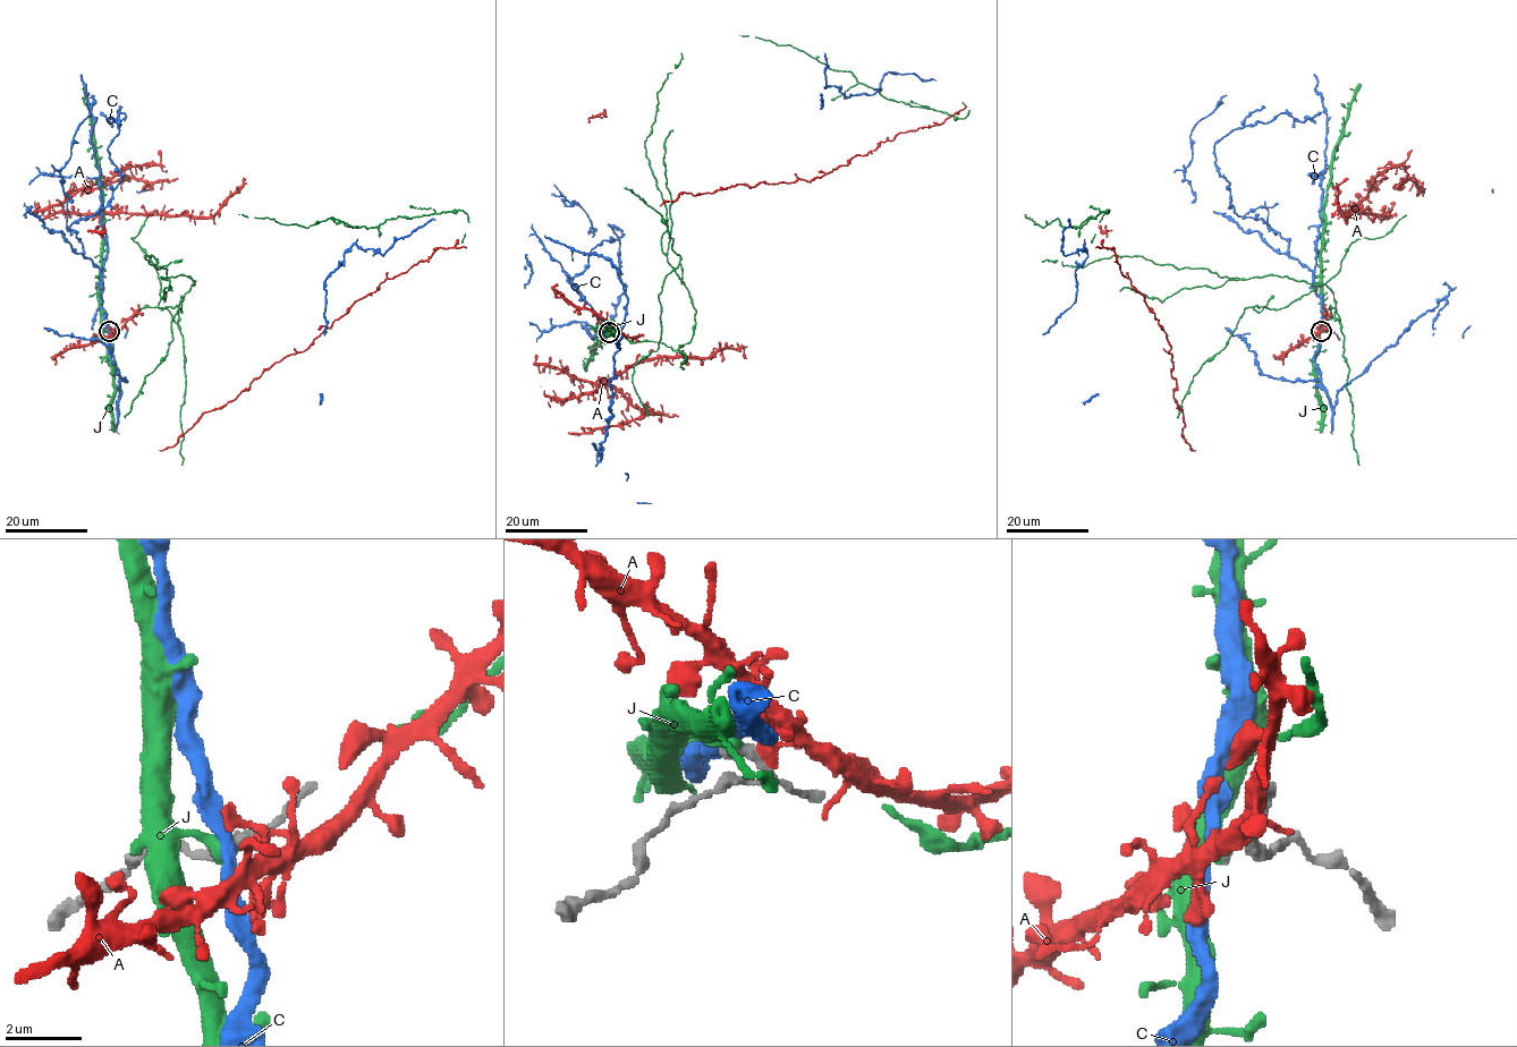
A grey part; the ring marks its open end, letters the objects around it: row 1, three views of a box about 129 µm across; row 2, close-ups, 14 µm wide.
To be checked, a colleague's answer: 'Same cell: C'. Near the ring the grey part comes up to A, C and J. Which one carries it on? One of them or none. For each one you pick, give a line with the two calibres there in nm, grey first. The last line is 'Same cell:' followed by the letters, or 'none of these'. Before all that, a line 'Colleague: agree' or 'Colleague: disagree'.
Colleague: disagree
J: Thickness 440 nm (grey) against 360 nm
Same cell: J

